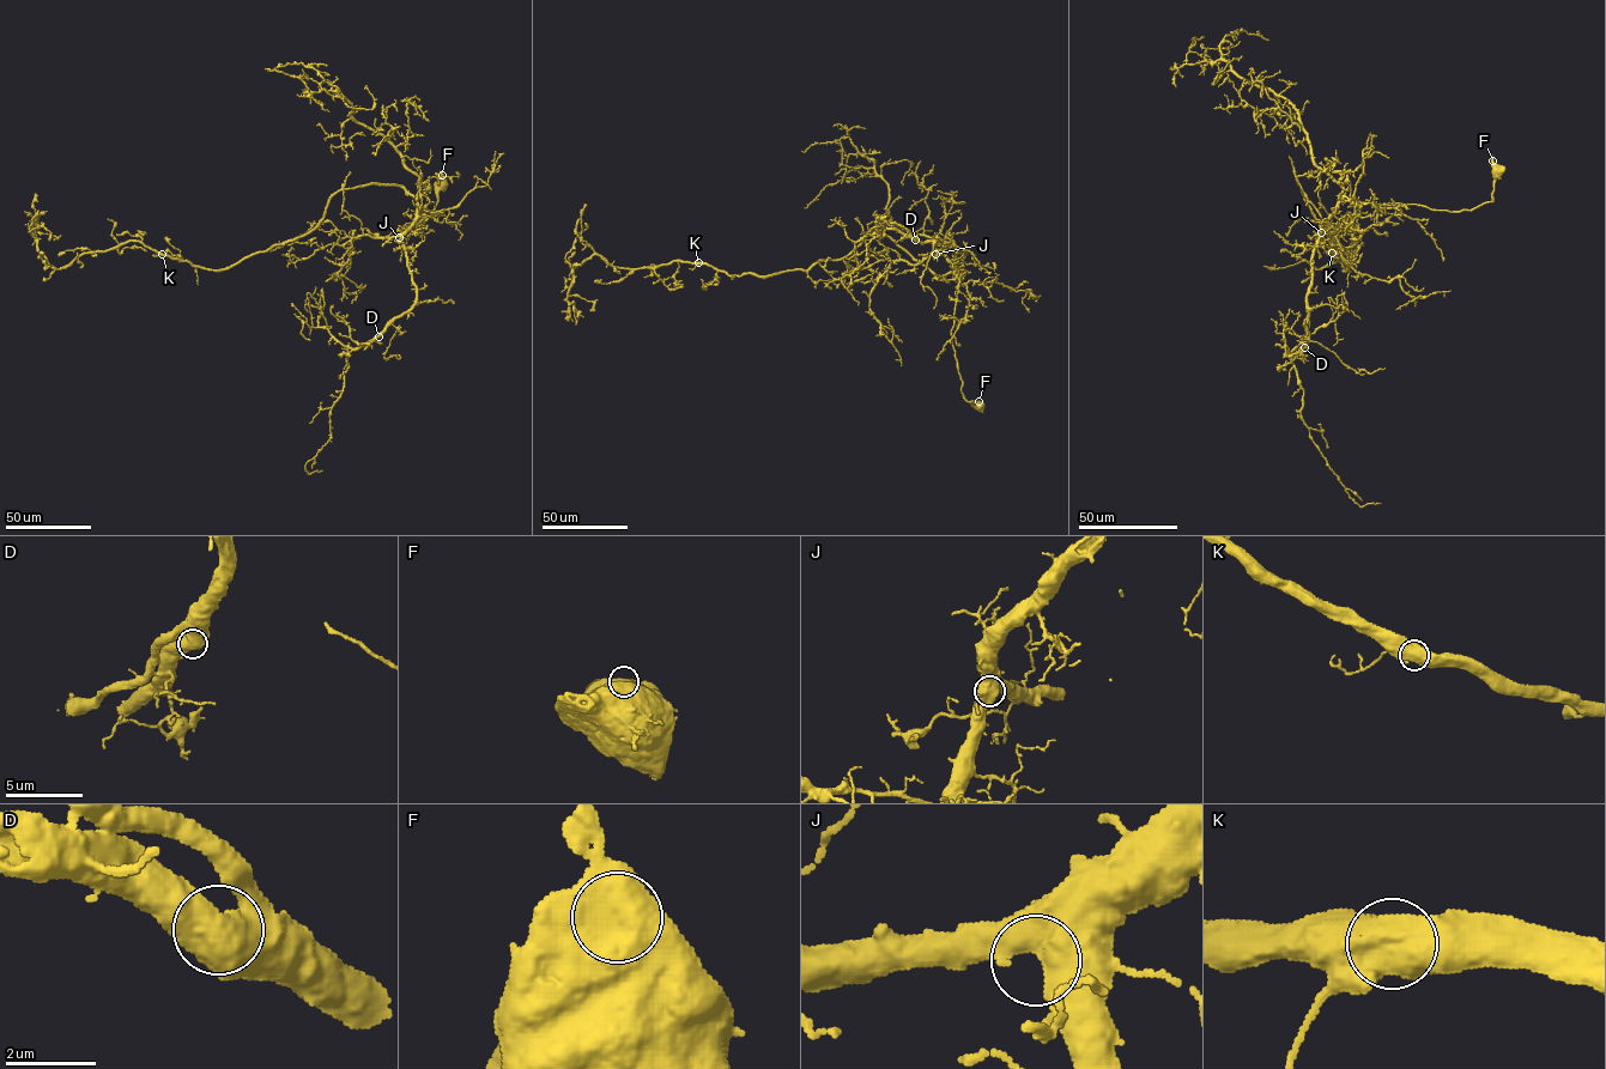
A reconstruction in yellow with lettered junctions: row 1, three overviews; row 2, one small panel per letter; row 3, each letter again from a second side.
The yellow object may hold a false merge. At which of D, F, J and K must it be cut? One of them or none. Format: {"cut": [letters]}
{"cut": []}

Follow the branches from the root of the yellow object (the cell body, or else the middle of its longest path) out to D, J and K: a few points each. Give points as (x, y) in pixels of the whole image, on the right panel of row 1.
D: (1498, 170), (1492, 200), (1471, 210), (1434, 210), (1344, 196), (1323, 223), (1314, 253), (1304, 347)
J: (1498, 170), (1492, 200), (1471, 210), (1434, 210), (1416, 204), (1368, 204), (1344, 196), (1322, 224), (1321, 232)
K: (1498, 170), (1492, 201), (1455, 212), (1349, 199), (1346, 172), (1298, 176), (1345, 271), (1332, 253)

